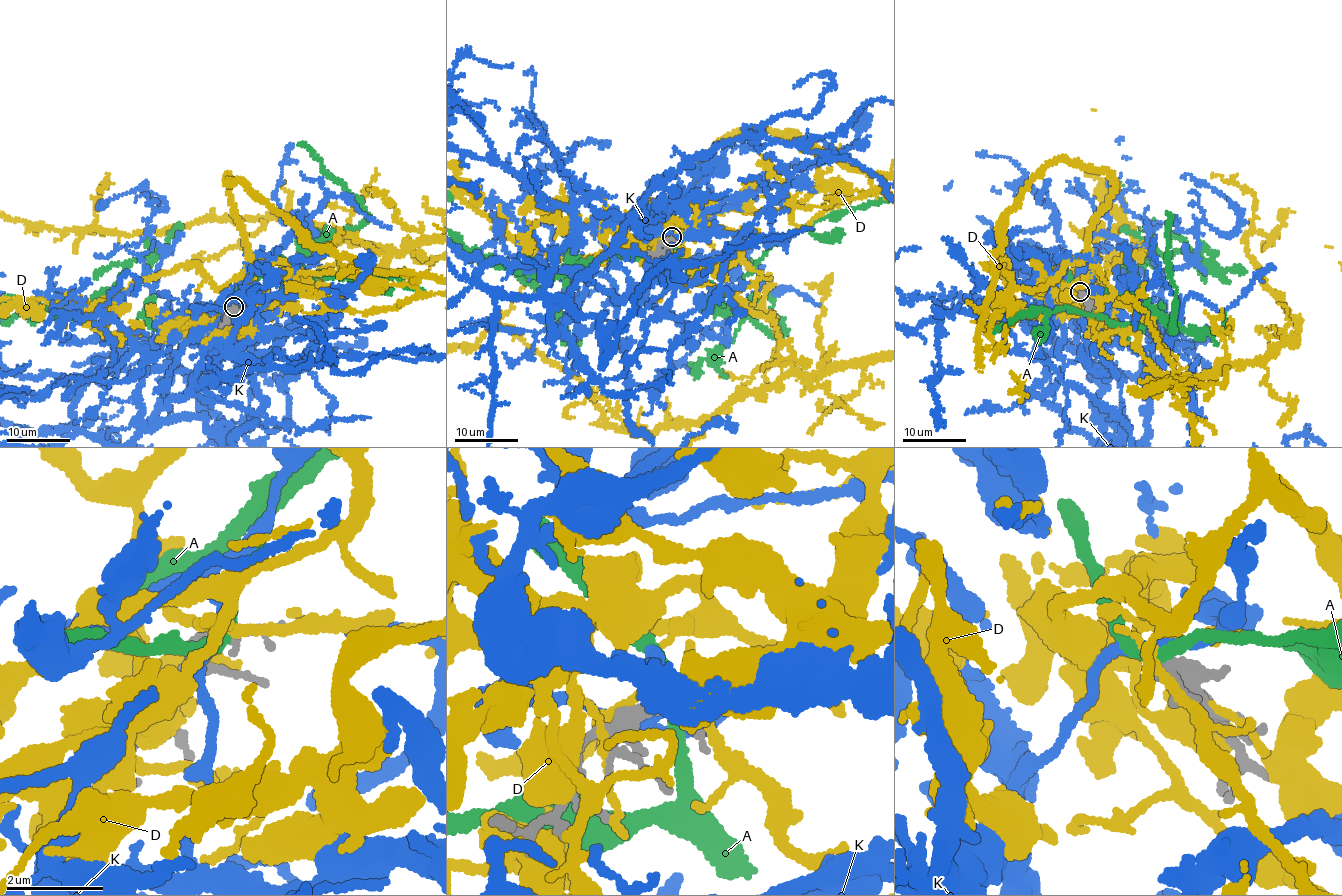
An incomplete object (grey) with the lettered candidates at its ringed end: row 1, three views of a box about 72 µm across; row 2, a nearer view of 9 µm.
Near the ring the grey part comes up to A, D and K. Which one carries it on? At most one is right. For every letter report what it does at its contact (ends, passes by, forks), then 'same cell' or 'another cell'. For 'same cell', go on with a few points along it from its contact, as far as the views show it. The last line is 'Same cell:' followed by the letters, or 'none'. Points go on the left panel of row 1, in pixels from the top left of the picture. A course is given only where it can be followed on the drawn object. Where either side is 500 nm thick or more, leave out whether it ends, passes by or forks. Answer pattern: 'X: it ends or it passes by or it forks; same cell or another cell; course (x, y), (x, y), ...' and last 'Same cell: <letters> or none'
A: it passes by; another cell
D: it forks; another cell
K: it passes by; another cell
Same cell: none

